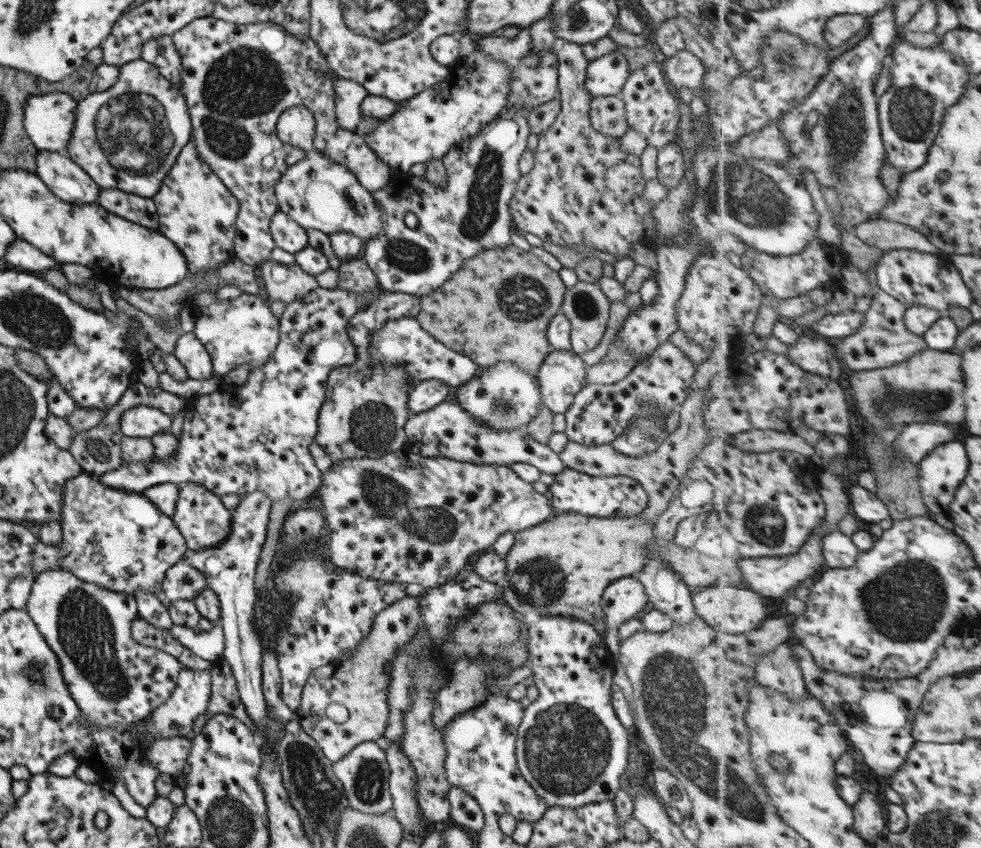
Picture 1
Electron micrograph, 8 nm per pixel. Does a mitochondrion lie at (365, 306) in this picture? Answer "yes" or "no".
no

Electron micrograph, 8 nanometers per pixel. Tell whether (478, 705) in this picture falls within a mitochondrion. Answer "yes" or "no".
no

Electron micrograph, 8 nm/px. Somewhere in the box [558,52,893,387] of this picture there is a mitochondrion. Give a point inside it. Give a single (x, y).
(747, 195)

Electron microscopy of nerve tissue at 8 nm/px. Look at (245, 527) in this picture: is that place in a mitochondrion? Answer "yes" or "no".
no

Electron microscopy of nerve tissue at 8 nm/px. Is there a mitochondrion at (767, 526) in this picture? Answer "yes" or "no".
yes

